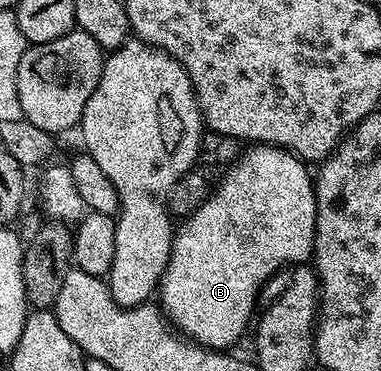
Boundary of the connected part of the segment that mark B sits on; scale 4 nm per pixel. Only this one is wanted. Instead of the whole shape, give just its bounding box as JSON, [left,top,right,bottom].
[160,144,318,349]

